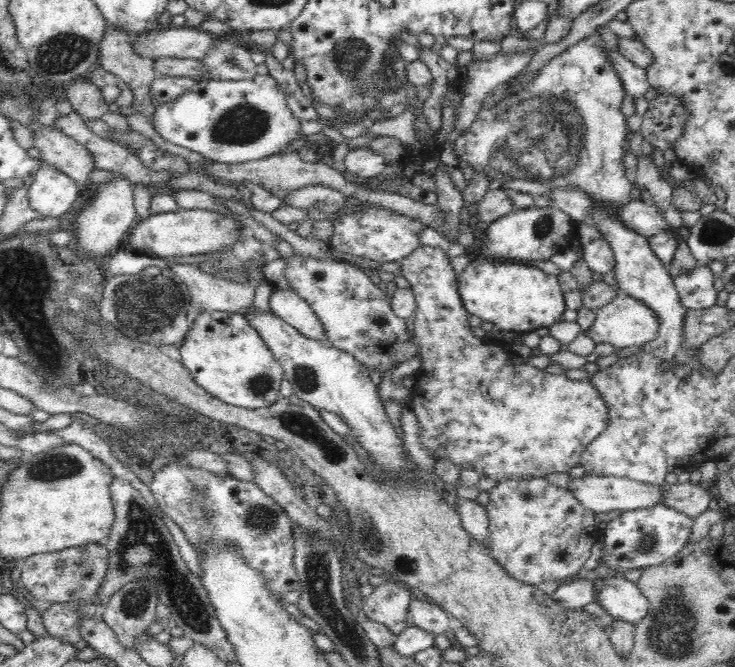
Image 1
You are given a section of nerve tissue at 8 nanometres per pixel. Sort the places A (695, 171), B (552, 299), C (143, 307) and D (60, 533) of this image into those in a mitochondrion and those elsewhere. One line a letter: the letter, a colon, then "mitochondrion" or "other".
A: other
B: other
C: mitochondrion
D: other

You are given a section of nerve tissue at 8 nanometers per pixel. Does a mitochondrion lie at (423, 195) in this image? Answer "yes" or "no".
no

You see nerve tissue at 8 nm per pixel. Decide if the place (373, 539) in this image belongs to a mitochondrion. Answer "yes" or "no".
yes

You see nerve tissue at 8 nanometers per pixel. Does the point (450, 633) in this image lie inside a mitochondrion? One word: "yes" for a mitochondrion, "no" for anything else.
no

